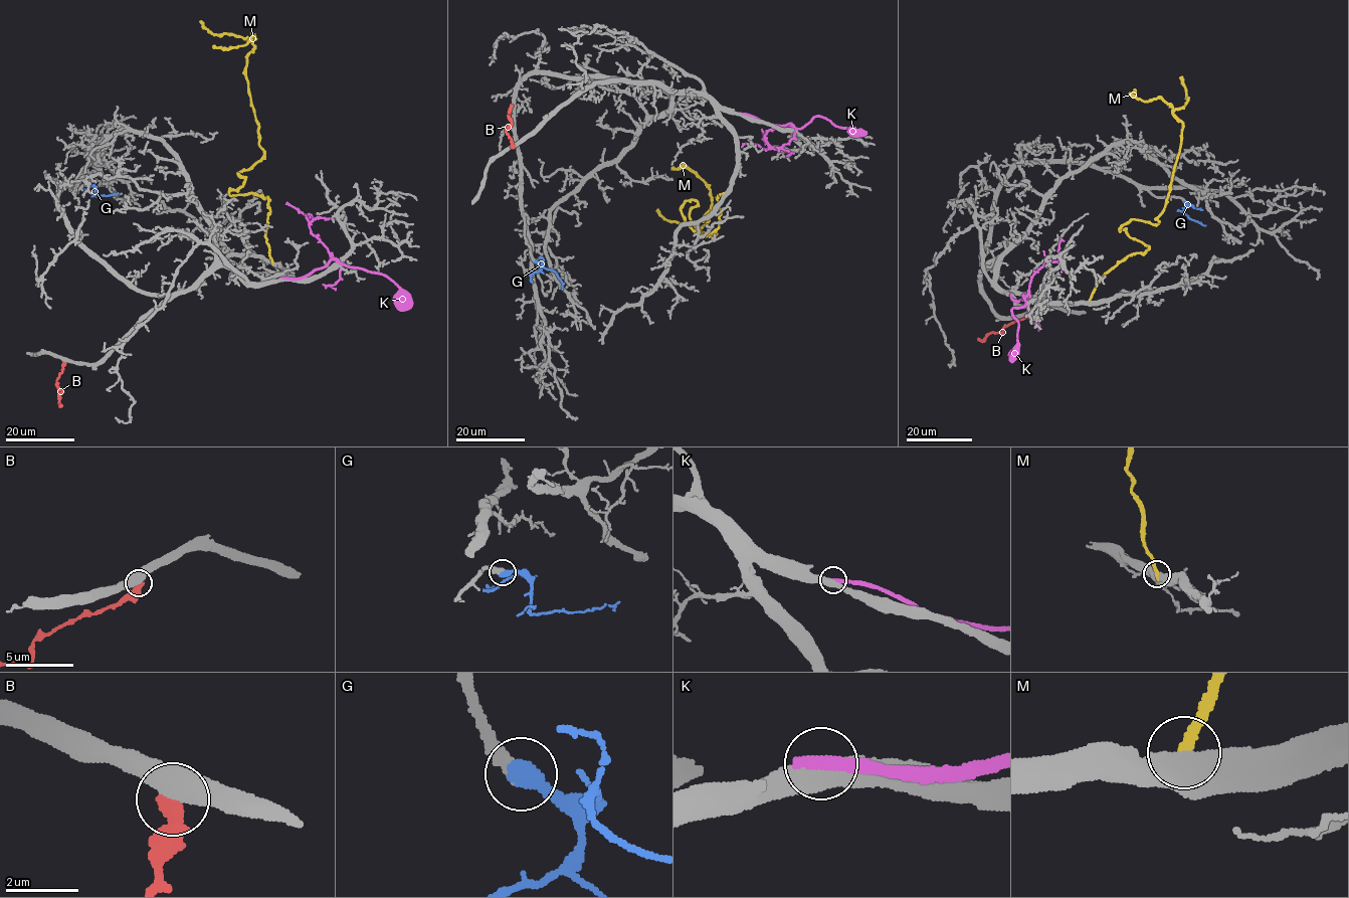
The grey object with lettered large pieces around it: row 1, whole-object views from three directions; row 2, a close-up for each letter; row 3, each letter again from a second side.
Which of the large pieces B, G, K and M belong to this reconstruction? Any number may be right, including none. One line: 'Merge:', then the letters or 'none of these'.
Merge: G

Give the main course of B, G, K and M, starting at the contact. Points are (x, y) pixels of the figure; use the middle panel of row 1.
B: (513, 146), (506, 128), (511, 124), (511, 105)
G: (536, 261), (557, 274), (562, 283), (561, 290)
K: (738, 113), (796, 128), (821, 116), (854, 132), (853, 137), (857, 132)
M: (723, 193), (719, 226), (698, 234), (681, 208), (697, 201), (689, 218), (711, 236), (710, 189), (671, 167)

